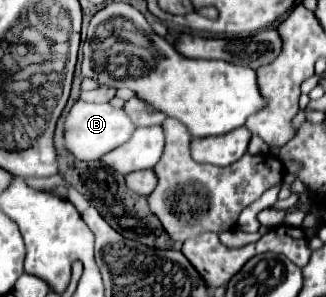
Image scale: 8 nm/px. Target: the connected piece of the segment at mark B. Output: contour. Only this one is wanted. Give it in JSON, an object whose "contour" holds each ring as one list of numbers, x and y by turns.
{"contour":[[77,101,65,117,63,141,65,141,67,151,73,157,77,157,81,161,95,161,95,159,101,159,107,151,129,141,133,131,135,131,135,125,131,123,131,119,127,117,127,113,123,109,115,109,109,103]]}

